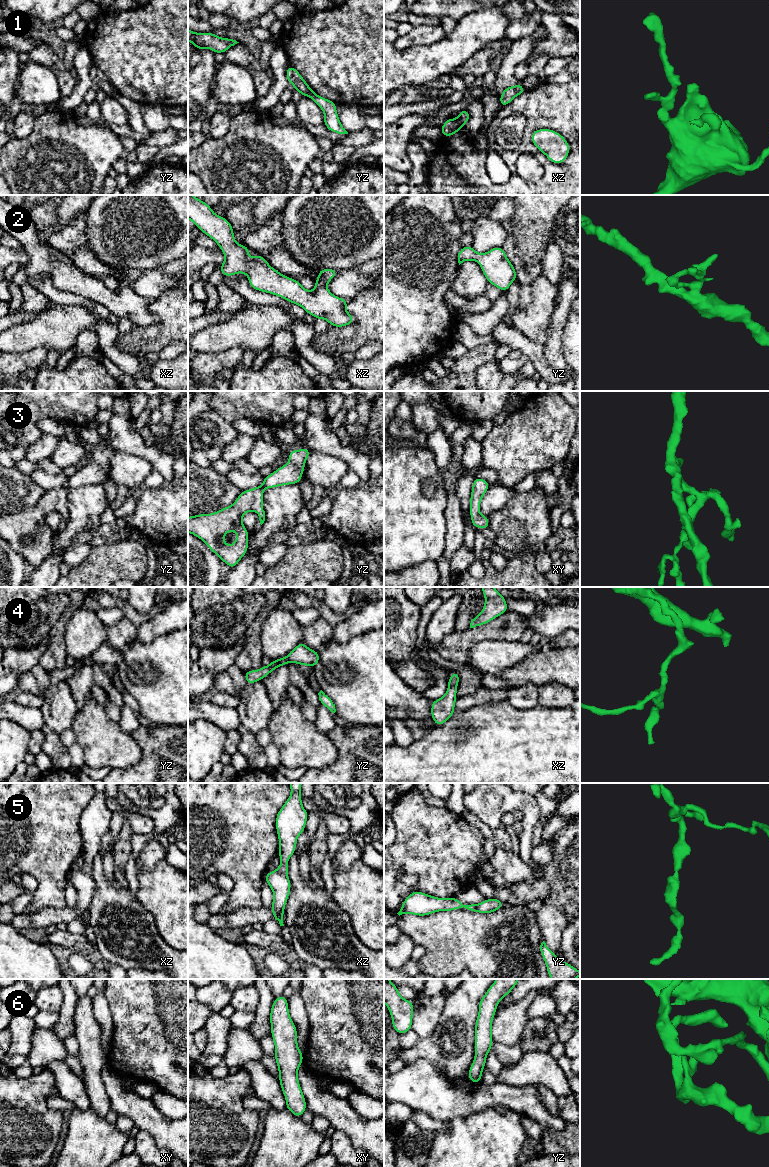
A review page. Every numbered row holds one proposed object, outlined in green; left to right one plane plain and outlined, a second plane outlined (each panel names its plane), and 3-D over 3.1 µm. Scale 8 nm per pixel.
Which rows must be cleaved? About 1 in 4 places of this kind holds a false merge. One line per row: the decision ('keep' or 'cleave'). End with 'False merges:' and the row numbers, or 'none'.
1: keep
2: keep
3: keep
4: keep
5: keep
6: keep
False merges: none

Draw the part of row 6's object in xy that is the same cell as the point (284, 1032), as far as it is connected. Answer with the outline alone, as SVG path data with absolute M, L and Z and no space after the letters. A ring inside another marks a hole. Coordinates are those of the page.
M285 996L275 998L270 1012L271 1036L275 1045L275 1060L279 1070L279 1082L286 1099L286 1109L296 1117L306 1111L306 1099L298 1081L298 1068L303 1063L303 1053L297 1045L297 1028L290 1018L288 999Z

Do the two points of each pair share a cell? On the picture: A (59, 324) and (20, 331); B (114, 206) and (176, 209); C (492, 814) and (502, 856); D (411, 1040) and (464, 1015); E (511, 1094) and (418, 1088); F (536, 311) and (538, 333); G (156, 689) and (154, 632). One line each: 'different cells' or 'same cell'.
A: same cell
B: same cell
C: different cells
D: different cells
E: same cell
F: same cell
G: different cells

